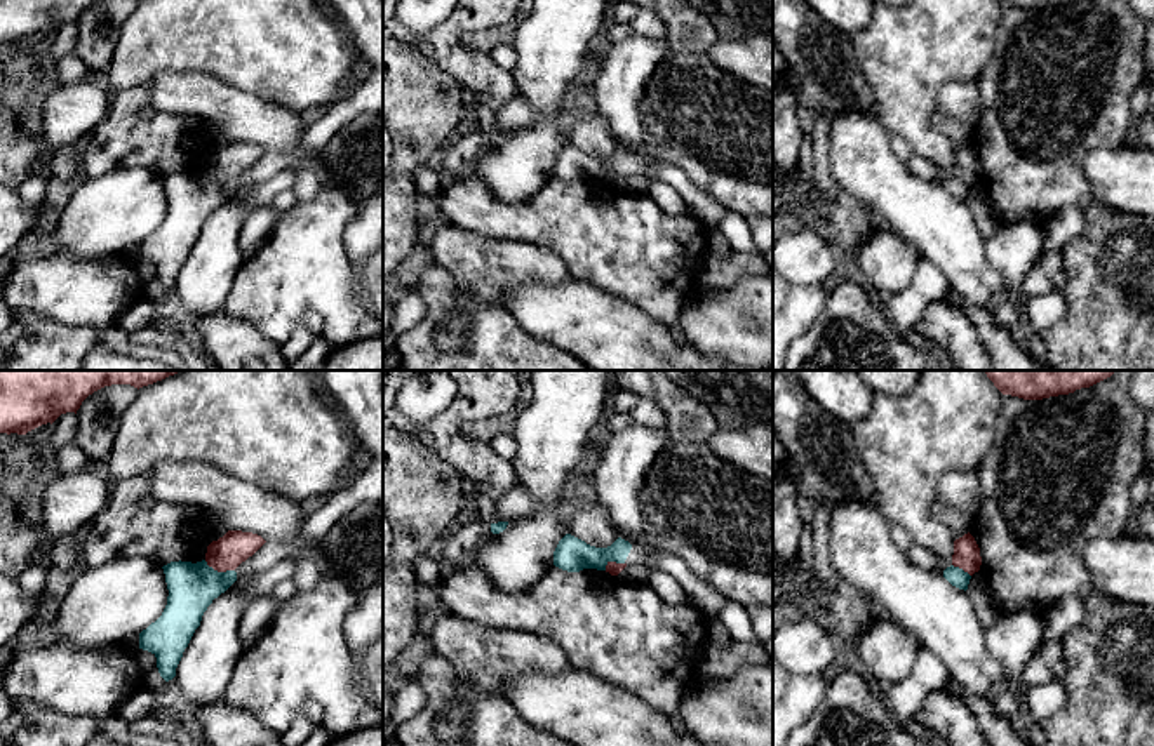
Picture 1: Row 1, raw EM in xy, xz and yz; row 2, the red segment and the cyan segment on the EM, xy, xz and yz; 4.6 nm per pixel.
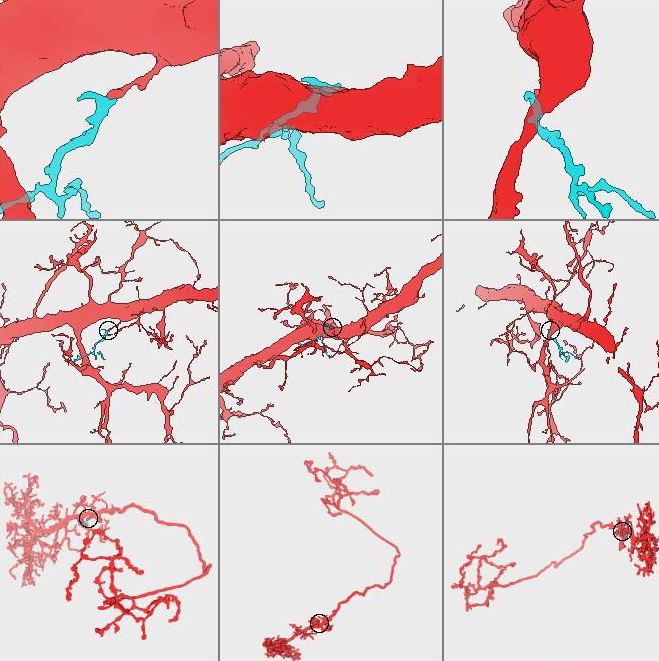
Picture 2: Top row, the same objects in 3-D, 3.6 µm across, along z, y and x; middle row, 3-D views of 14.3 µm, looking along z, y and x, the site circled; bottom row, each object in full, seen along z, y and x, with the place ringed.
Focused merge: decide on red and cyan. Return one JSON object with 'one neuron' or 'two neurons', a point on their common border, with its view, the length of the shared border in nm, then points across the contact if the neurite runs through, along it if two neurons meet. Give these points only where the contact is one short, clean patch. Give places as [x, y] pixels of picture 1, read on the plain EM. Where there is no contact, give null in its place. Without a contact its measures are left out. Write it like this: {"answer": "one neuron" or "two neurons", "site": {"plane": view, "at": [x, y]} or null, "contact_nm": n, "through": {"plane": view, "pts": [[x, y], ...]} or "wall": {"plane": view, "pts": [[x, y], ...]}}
{"answer": "two neurons", "site": {"plane": "xy", "at": [220, 181]}, "contact_nm": 150, "wall": {"plane": "xy", "pts": [[204, 171], [218, 181], [234, 181]]}}

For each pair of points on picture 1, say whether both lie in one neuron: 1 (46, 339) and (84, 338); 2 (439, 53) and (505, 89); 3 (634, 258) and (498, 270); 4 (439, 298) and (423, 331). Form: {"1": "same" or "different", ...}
{"1": "same", "2": "same", "3": "different", "4": "same"}

